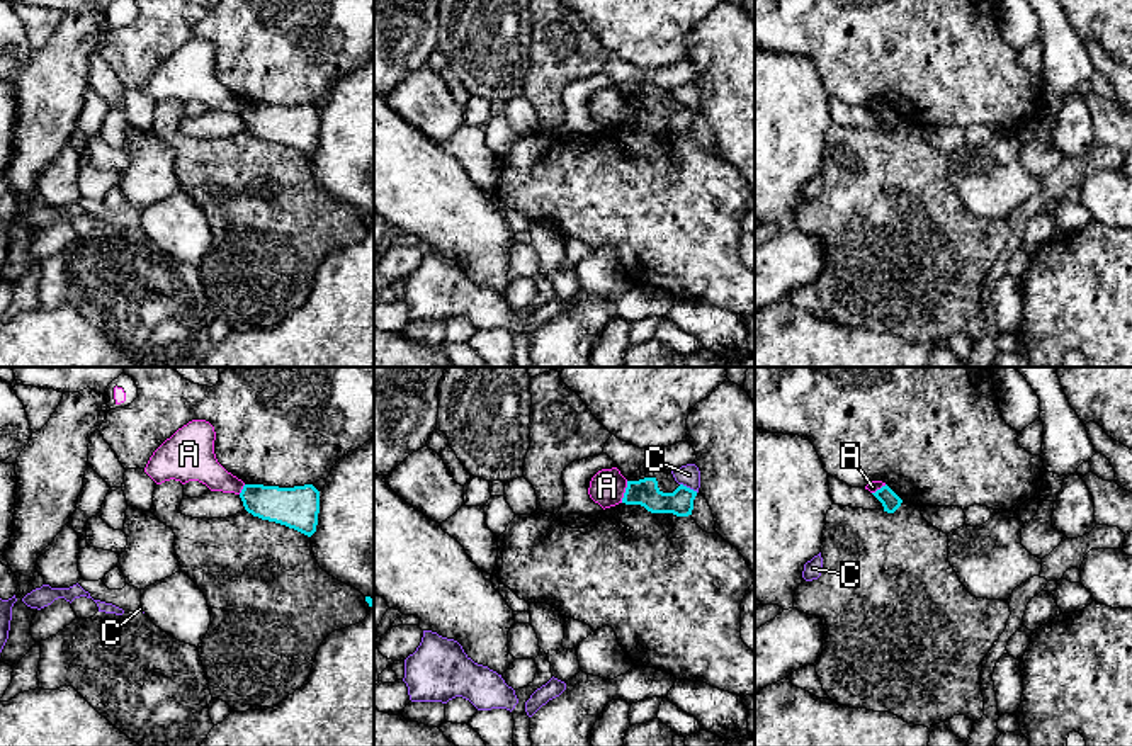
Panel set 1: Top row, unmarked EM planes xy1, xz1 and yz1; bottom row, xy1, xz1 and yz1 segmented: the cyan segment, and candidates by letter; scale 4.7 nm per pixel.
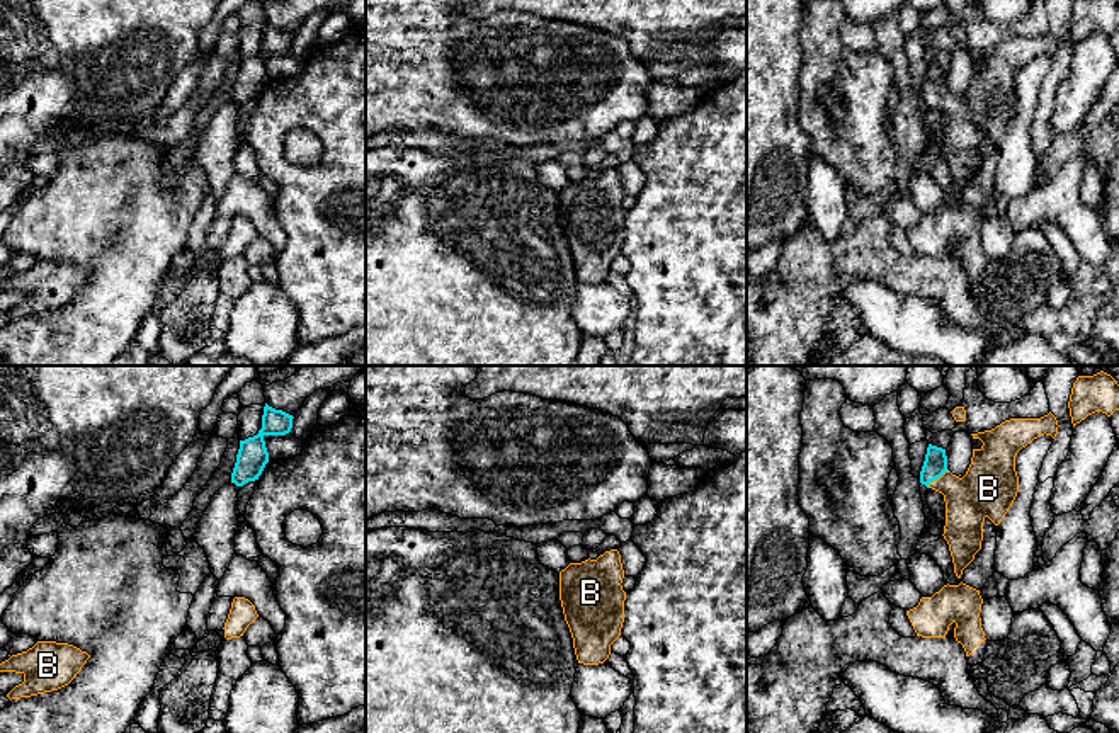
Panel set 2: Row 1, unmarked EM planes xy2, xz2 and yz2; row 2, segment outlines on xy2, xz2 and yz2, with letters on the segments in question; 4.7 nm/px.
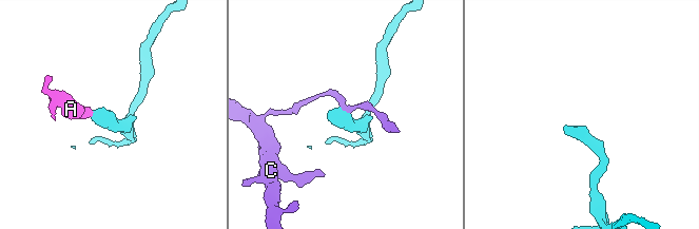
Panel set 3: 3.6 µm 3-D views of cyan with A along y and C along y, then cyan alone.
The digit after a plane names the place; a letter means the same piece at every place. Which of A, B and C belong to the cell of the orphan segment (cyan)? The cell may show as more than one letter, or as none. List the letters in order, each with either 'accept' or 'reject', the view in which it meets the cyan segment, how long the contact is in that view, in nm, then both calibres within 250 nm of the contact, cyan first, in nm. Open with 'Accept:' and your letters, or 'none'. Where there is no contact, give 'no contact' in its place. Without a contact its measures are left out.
Accept: B
A: reject; meets cyan in xz1; contact 110 nm long; 130 nm thick on the cyan side, 170 nm on the other
B: accept; meets cyan in yz2; contact 130 nm long; 110 nm thick on the cyan side, 260 nm on the other
C: reject; meets cyan in xz1; contact 100 nm long; 130 nm thick on the cyan side, 100 nm on the other

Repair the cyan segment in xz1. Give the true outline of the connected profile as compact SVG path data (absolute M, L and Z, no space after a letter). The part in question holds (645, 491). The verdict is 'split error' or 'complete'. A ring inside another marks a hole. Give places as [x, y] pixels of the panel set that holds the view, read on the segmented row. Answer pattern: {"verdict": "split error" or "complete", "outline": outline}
{"verdict": "complete", "outline": "M644 478L639 481L627 481L622 503L641 505L651 513L688 517L692 515L695 496L697 491L683 484L680 484L673 493L663 493L658 488L656 478Z"}

